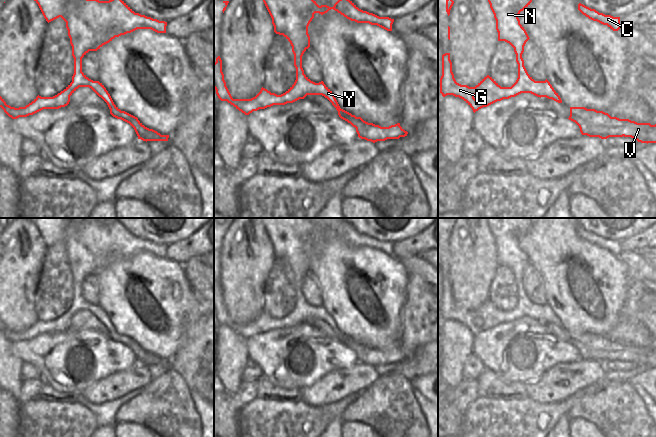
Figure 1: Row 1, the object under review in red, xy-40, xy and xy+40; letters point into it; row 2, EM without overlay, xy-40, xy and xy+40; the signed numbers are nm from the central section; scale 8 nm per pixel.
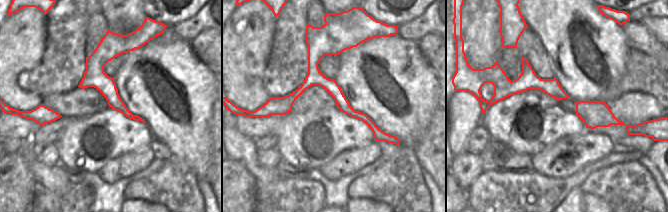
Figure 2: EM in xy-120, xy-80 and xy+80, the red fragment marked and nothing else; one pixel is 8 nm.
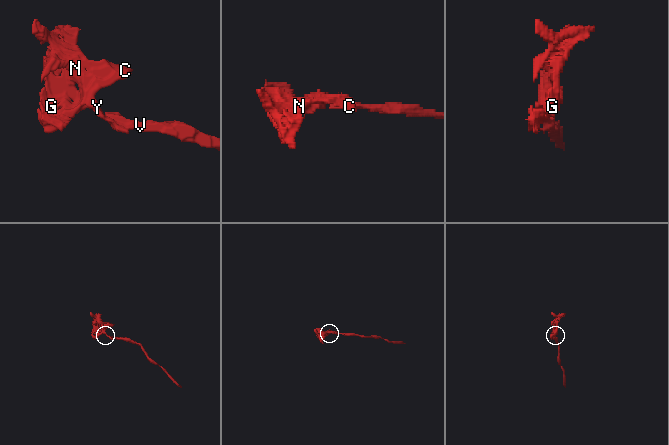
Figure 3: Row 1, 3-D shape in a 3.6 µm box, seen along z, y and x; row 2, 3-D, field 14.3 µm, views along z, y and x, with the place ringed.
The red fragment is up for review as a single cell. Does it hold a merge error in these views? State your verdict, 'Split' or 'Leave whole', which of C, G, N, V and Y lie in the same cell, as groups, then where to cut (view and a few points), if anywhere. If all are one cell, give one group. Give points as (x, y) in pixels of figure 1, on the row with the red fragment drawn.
Split. Groups: C G N Y / V. Split along xy+40 (576, 123), (587, 132), (620, 134), (622, 136).

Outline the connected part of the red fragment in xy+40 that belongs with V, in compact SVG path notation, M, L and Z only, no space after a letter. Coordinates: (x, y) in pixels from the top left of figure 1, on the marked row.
M570 107L569 120L579 123L587 133L597 132L605 135L622 135L631 137L641 143L656 143L656 124L637 123L629 119L611 117L608 113Z

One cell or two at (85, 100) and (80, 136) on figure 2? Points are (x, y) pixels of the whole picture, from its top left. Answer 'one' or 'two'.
two

